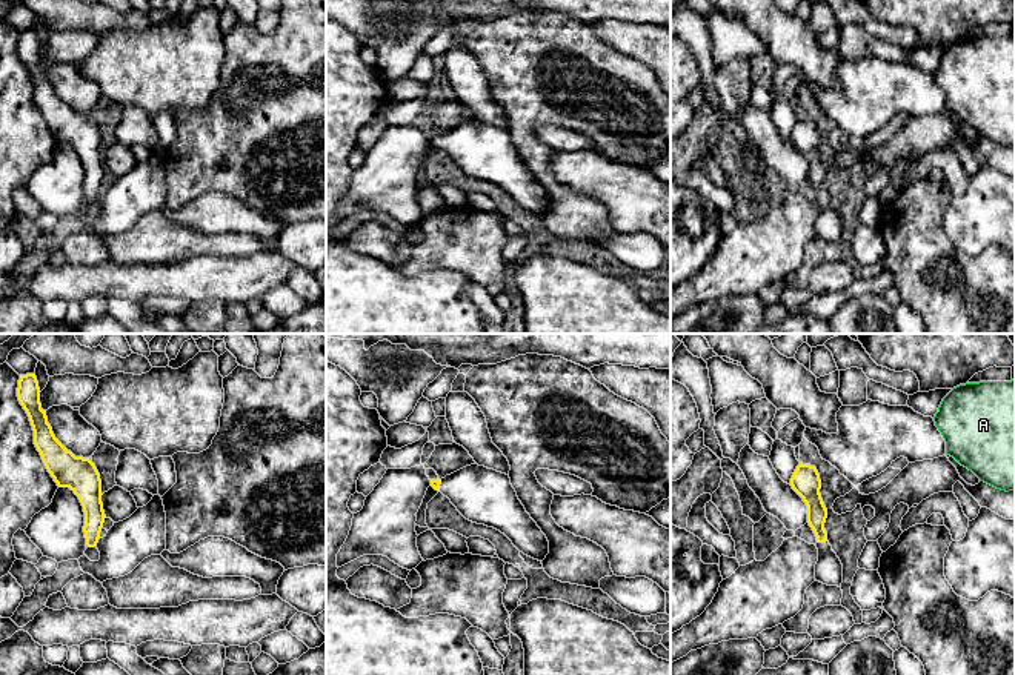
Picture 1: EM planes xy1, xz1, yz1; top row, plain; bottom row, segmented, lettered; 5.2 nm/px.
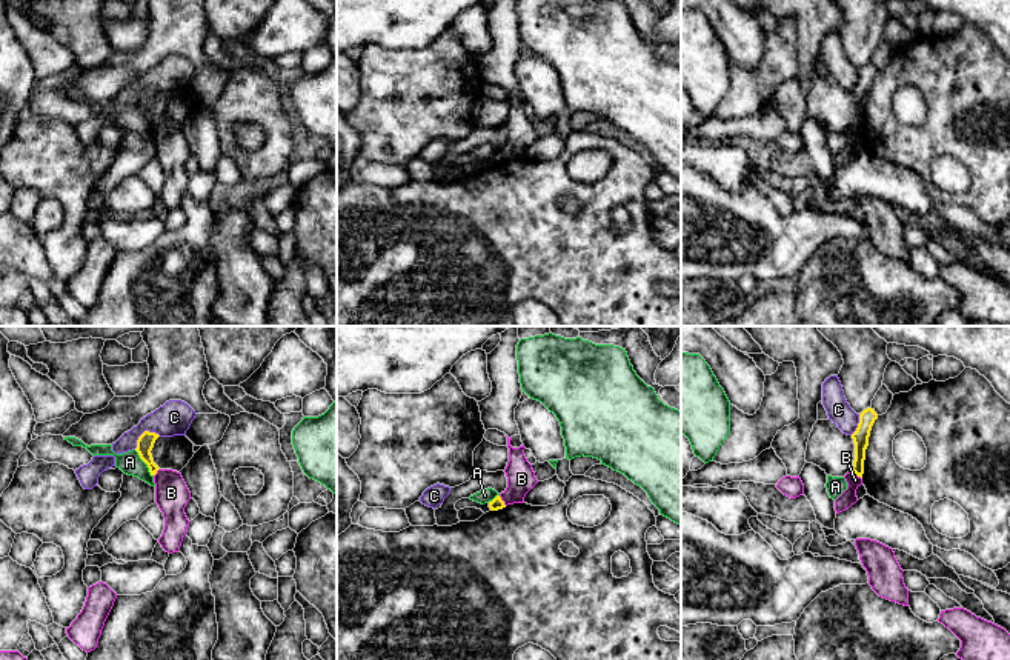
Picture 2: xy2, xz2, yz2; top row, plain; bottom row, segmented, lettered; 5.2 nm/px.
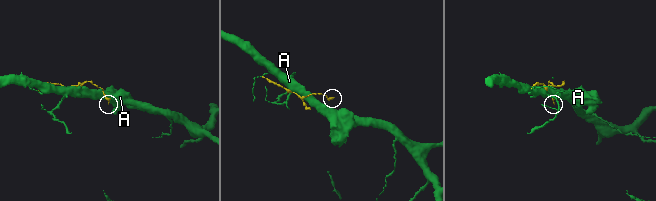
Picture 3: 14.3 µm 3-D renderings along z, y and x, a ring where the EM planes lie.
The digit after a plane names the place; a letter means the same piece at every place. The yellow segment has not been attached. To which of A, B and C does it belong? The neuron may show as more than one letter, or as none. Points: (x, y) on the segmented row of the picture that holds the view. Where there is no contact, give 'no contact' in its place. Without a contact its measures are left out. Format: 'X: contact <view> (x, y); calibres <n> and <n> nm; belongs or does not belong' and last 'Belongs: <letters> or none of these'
A: contact xy2 (145, 462); calibres 90 and 120 nm; does not belong
B: contact xz2 (501, 500); calibres 70 and 150 nm; does not belong
C: contact xy2 (143, 433); calibres 90 and 180 nm; does not belong
Belongs: none of these

